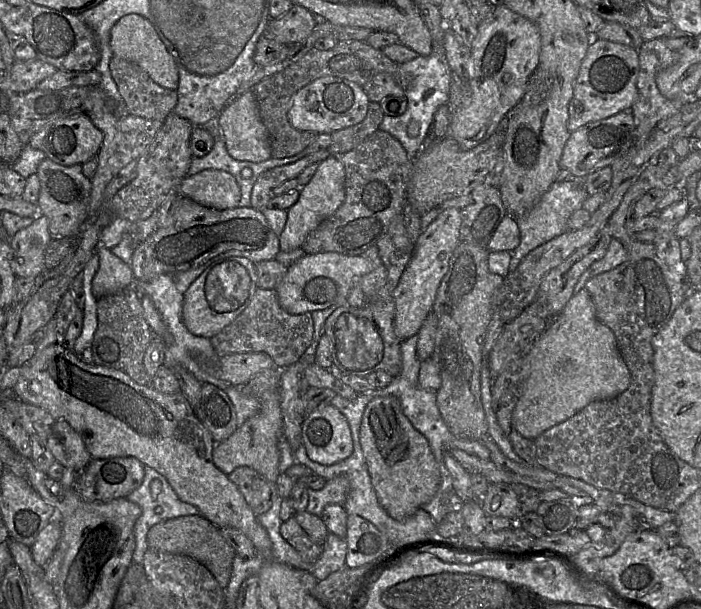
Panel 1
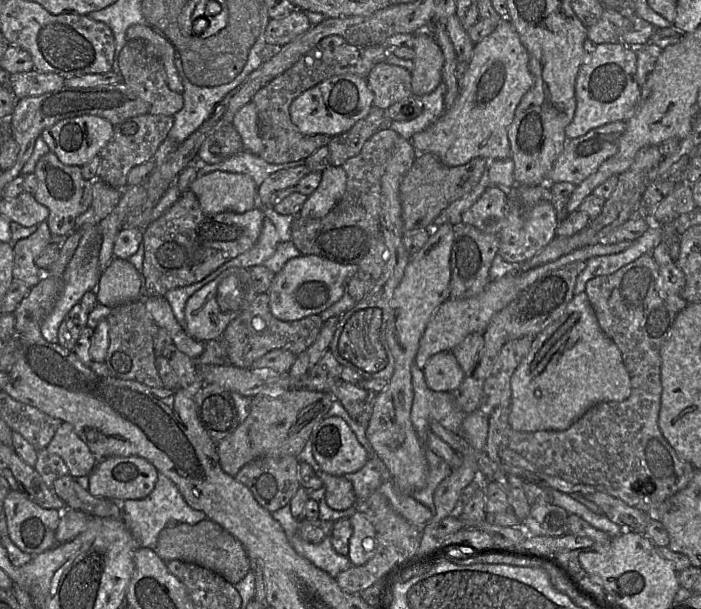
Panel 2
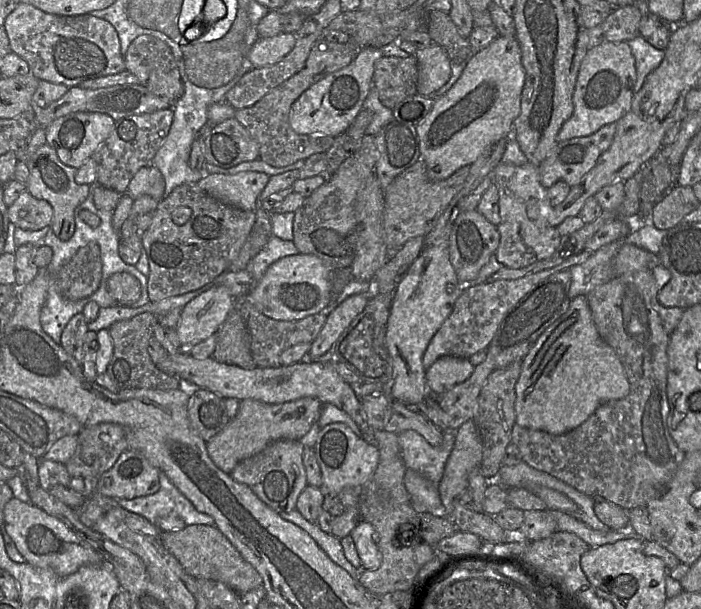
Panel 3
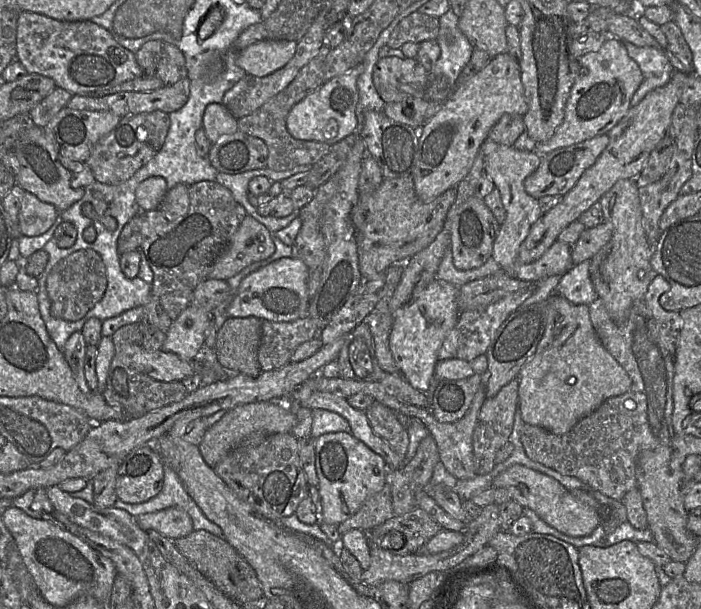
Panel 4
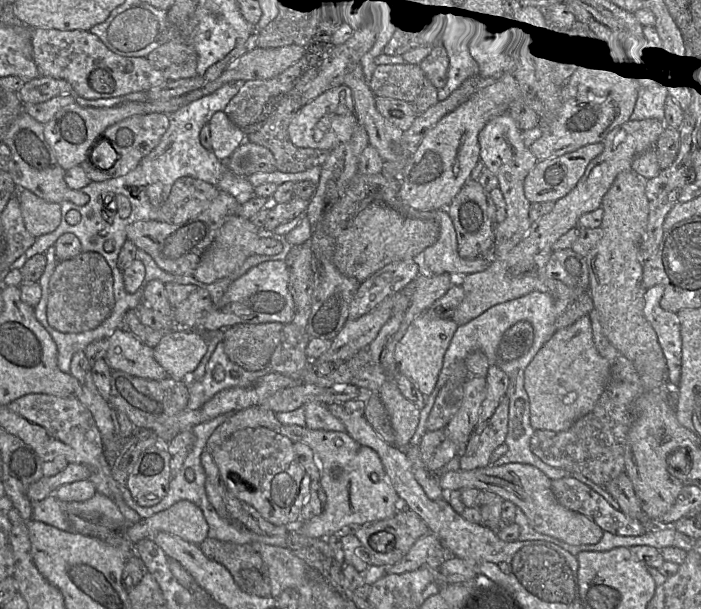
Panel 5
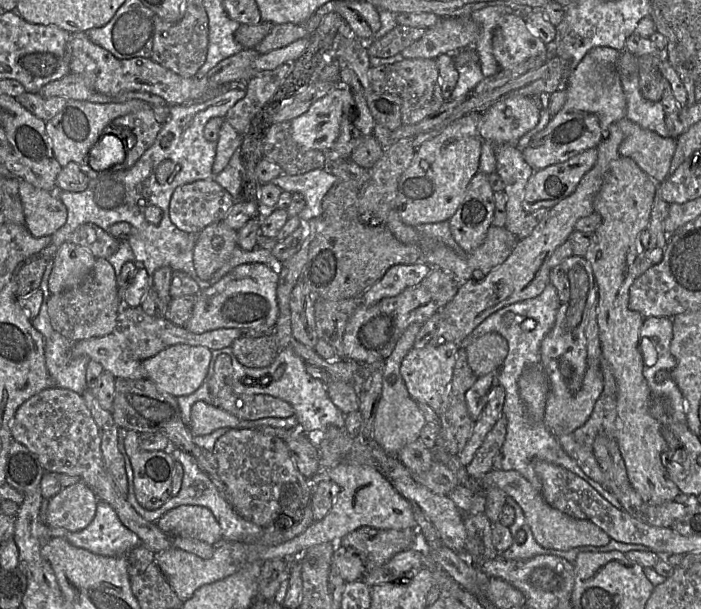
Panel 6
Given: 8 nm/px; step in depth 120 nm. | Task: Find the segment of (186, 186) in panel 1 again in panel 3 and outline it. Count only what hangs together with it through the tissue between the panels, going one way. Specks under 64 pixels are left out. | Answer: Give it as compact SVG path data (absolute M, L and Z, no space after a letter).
M255 171L234 175L209 174L197 184L207 194L225 205L256 212L259 196L269 179L269 175Z

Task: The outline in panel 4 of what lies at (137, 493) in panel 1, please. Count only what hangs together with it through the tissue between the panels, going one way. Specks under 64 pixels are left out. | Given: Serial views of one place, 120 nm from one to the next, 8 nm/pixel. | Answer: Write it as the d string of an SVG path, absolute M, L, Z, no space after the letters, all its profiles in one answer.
M164 465L163 488L157 496L139 504L129 504L117 500L114 507L125 510L134 518L143 514L176 507L185 511L191 517L194 530L205 530L223 538L222 529L204 515L185 490L177 473L166 465Z

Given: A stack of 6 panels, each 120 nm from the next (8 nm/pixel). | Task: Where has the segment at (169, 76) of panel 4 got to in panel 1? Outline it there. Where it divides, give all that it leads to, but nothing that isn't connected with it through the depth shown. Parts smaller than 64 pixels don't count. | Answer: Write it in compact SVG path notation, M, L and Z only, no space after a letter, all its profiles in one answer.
M113 56L109 68L127 114L164 121L174 112L178 101L176 91L155 83L138 65Z

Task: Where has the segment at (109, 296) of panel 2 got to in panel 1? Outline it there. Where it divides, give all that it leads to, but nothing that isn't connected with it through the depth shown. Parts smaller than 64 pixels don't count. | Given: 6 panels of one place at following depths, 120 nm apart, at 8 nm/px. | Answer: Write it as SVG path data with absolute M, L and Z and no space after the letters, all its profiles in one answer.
M101 244L95 254L99 268L92 281L92 292L97 299L134 286L135 276L129 264Z

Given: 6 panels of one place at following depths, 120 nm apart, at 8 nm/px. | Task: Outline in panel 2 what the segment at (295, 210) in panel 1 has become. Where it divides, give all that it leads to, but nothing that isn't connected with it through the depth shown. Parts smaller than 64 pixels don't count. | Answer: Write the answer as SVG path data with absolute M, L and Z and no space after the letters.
M328 165L322 172L319 186L307 196L298 215L303 218L324 217L343 197L346 183L343 167Z

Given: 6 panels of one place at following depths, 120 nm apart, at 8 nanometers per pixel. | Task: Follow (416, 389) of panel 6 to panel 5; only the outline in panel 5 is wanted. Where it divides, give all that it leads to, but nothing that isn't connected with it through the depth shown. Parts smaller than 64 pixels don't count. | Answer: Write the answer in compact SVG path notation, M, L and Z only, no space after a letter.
M429 310L416 317L395 347L398 371L411 380L424 396L429 396L437 383L444 355L458 325L452 319L434 317Z

